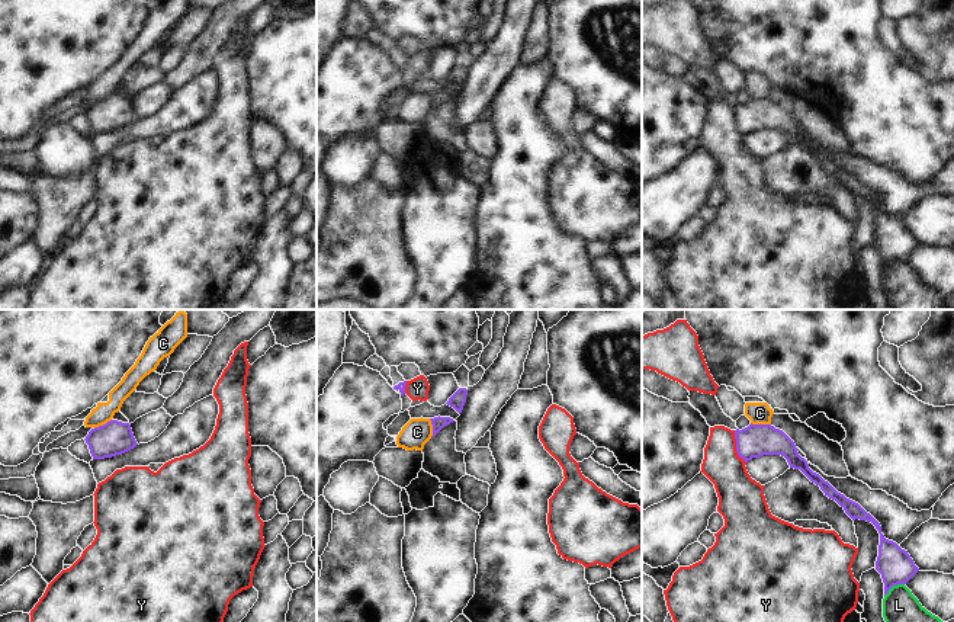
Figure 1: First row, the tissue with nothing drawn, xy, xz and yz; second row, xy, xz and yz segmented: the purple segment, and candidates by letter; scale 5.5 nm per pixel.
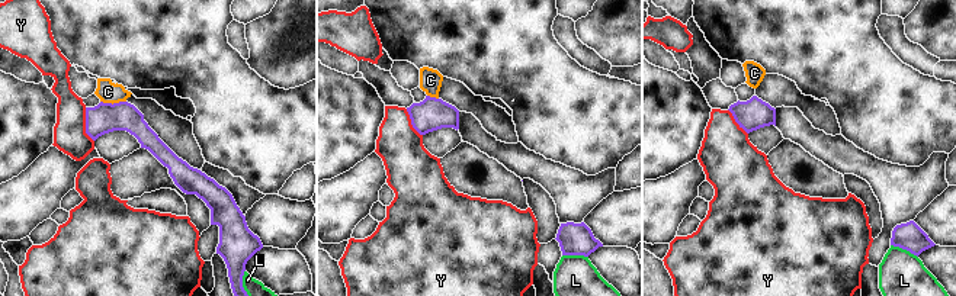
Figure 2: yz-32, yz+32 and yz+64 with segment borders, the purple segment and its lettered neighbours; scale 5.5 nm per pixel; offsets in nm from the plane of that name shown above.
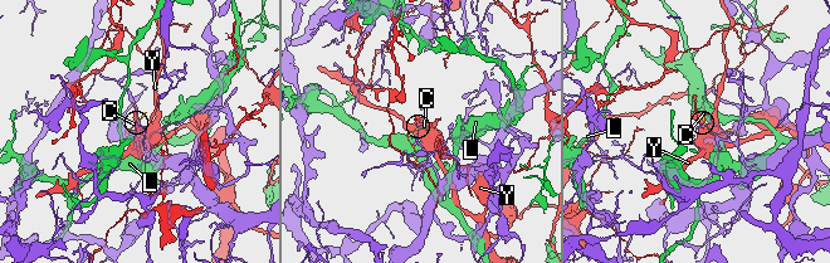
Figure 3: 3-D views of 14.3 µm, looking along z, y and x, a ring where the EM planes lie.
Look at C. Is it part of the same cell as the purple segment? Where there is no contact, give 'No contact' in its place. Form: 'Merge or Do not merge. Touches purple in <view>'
Do not merge. Touches purple in yz

